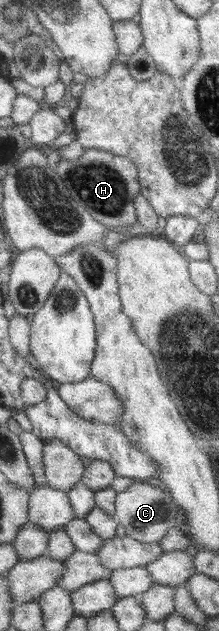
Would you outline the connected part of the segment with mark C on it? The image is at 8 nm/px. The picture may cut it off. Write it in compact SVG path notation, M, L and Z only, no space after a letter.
M133 480L127 489L115 493L111 518L124 528L129 538L139 542L157 543L163 538L168 528L179 524L180 516L180 508L173 502L169 493L148 483Z

